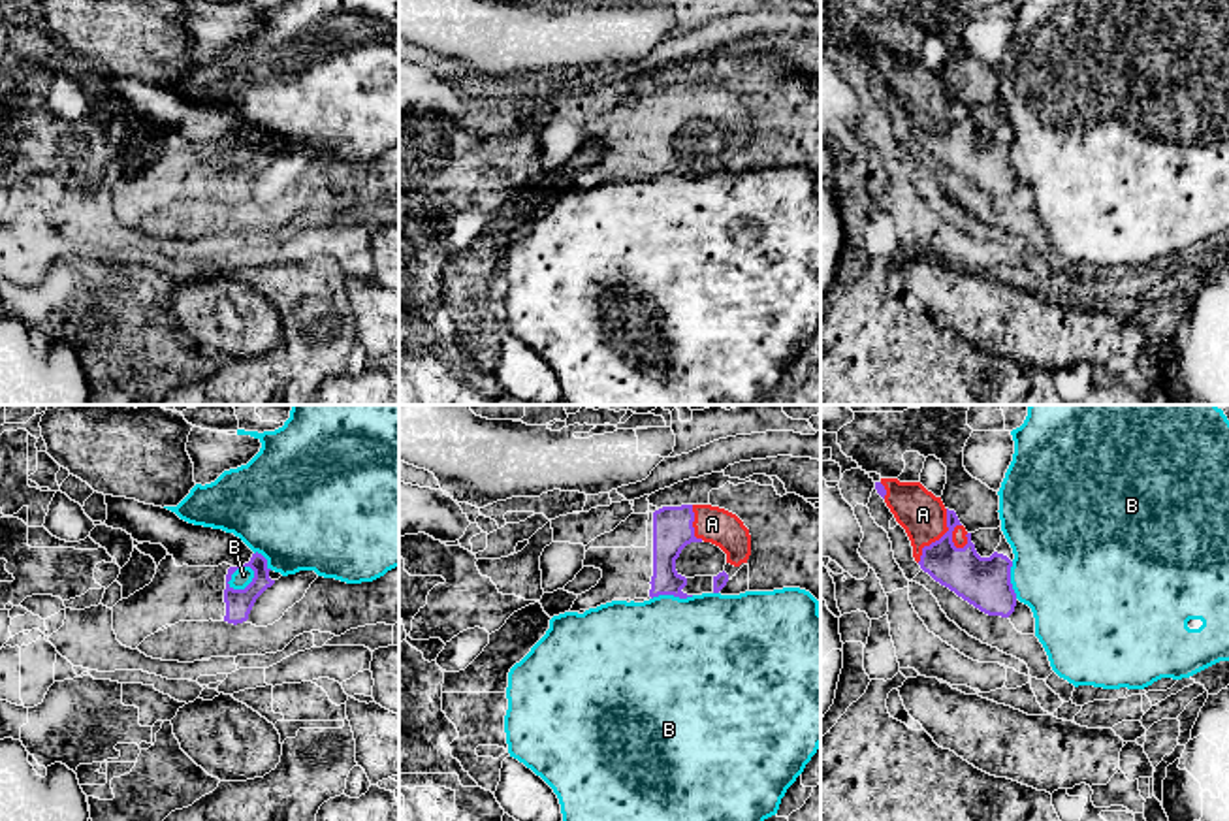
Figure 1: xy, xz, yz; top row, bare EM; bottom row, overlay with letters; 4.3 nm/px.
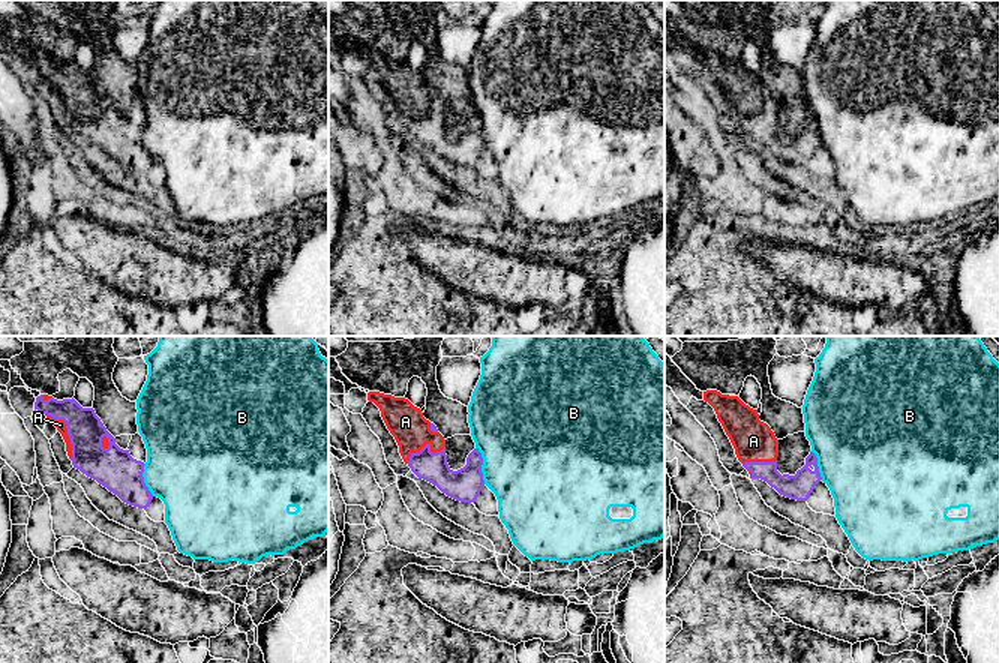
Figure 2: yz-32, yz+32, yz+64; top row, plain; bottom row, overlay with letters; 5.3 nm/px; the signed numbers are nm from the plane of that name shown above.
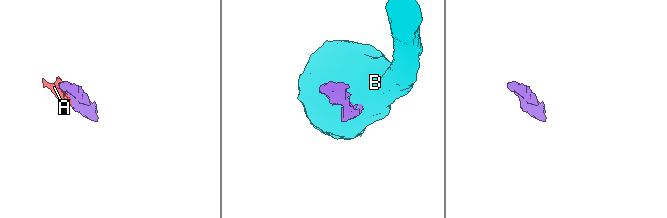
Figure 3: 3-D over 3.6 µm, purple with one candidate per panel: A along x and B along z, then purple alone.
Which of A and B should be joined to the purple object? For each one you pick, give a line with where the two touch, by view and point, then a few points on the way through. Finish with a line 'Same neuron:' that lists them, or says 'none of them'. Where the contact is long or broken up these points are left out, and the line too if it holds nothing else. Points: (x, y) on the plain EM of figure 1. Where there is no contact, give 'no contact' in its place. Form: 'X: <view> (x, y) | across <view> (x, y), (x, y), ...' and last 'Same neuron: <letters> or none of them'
A: yz (940, 117)
Same neuron: A

